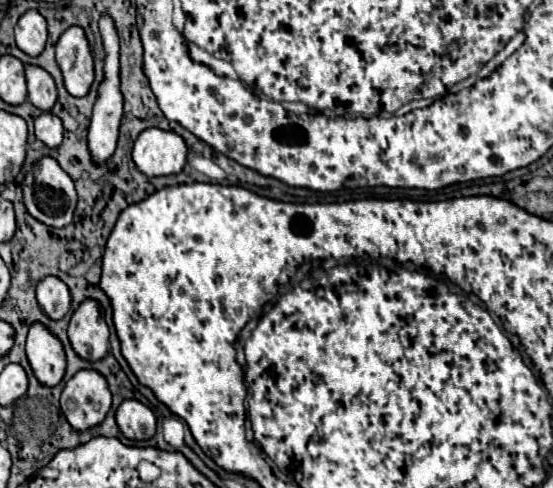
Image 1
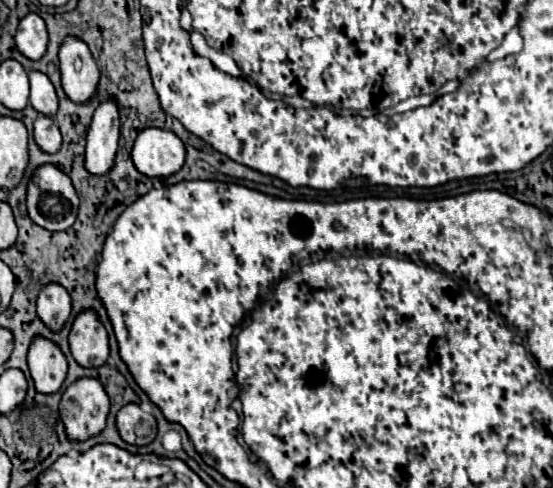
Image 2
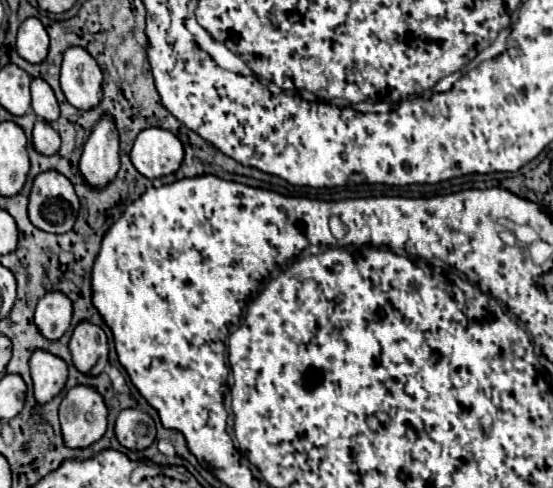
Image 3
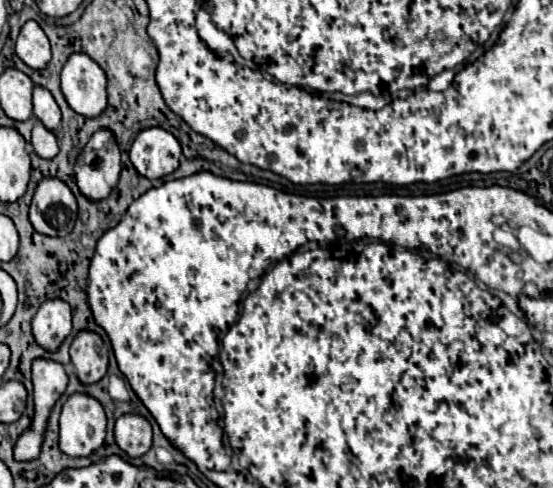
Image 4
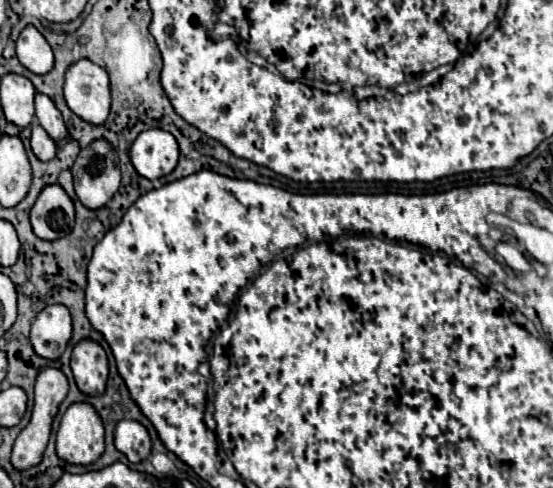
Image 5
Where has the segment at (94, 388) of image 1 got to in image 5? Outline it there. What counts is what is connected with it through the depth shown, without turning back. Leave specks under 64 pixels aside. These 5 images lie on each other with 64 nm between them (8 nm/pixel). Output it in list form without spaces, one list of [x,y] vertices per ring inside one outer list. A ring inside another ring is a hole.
[[[72,404],[58,428],[56,454],[68,464],[94,464],[104,454],[104,424],[90,404]]]

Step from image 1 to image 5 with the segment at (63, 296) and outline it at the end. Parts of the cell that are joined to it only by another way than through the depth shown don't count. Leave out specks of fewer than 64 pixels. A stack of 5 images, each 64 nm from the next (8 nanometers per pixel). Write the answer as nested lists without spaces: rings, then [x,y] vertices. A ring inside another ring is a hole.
[[[62,304],[44,308],[32,322],[30,342],[40,358],[48,360],[60,358],[60,354],[64,354],[64,350],[68,348],[70,336],[72,336],[72,322],[68,308],[64,308]]]

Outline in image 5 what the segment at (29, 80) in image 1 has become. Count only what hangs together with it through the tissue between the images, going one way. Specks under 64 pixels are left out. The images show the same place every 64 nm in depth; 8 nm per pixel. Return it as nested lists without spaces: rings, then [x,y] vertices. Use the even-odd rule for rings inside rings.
[[[36,94],[36,118],[54,142],[64,144],[64,142],[70,140],[70,132],[68,132],[64,120],[62,120],[60,110],[44,94]]]

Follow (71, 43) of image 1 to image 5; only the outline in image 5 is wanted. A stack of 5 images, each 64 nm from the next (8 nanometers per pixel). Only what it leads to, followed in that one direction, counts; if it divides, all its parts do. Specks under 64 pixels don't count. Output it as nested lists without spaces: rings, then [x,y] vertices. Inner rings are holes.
[[[78,60],[66,72],[64,98],[76,116],[102,126],[110,114],[108,72],[90,60]]]

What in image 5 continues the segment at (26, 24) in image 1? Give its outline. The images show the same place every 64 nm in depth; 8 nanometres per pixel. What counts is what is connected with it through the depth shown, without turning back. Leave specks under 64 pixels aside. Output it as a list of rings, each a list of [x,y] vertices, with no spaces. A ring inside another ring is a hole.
[[[26,26],[16,40],[16,56],[34,74],[48,74],[54,68],[54,54],[44,36],[34,28]]]

